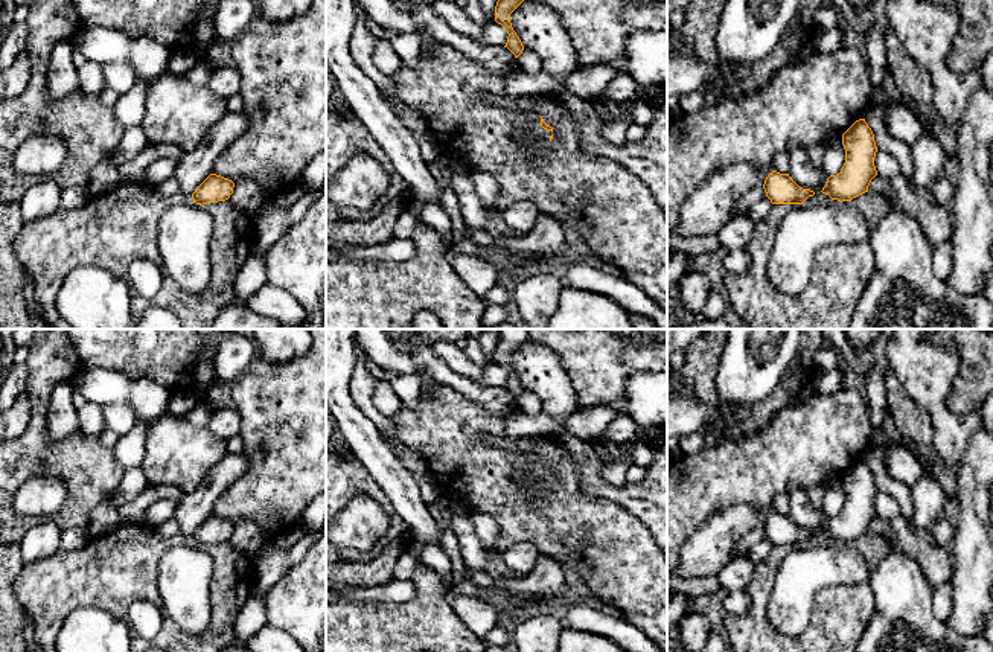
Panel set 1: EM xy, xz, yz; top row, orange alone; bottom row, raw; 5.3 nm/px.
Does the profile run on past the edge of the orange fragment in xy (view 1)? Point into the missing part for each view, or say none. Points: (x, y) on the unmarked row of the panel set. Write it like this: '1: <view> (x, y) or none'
1: none

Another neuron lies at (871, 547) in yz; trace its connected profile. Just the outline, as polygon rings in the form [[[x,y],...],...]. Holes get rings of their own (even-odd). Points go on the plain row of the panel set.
[[[865,533],[848,542],[867,562],[870,570],[876,570],[880,561],[889,553],[886,538],[876,533]]]

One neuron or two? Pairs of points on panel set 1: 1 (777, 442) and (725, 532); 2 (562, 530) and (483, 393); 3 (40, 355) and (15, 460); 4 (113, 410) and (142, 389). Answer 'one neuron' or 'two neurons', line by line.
1: two neurons
2: two neurons
3: one neuron
4: two neurons

